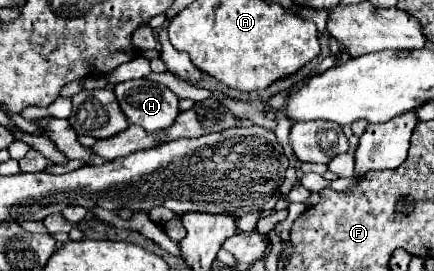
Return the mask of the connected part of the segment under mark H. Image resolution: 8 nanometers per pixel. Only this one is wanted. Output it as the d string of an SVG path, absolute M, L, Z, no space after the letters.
M147 79L123 81L115 85L115 95L127 121L145 131L159 131L169 127L179 115L179 97Z

